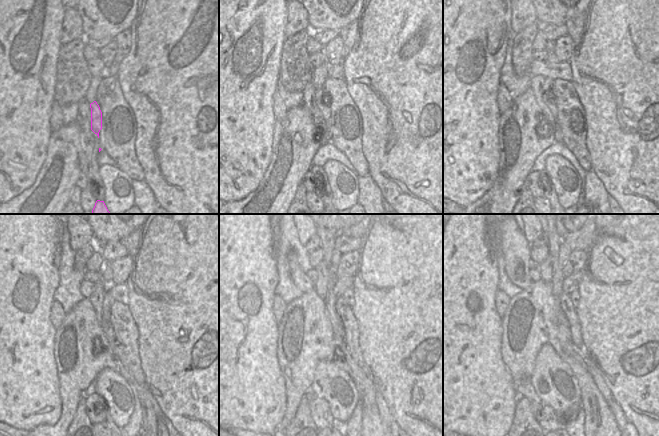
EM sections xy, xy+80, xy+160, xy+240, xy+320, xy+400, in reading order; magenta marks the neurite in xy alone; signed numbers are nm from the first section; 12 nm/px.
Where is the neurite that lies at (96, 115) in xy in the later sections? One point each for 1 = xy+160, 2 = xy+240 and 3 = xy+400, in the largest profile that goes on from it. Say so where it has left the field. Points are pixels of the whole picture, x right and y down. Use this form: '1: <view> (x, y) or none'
1: xy+160 (547, 86)
2: xy+240 (108, 300)
3: xy+400 (571, 283)

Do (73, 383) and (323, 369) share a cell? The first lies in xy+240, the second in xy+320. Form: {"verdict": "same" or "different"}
{"verdict": "different"}

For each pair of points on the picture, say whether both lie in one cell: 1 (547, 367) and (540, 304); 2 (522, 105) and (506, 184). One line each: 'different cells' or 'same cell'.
1: different cells
2: same cell

